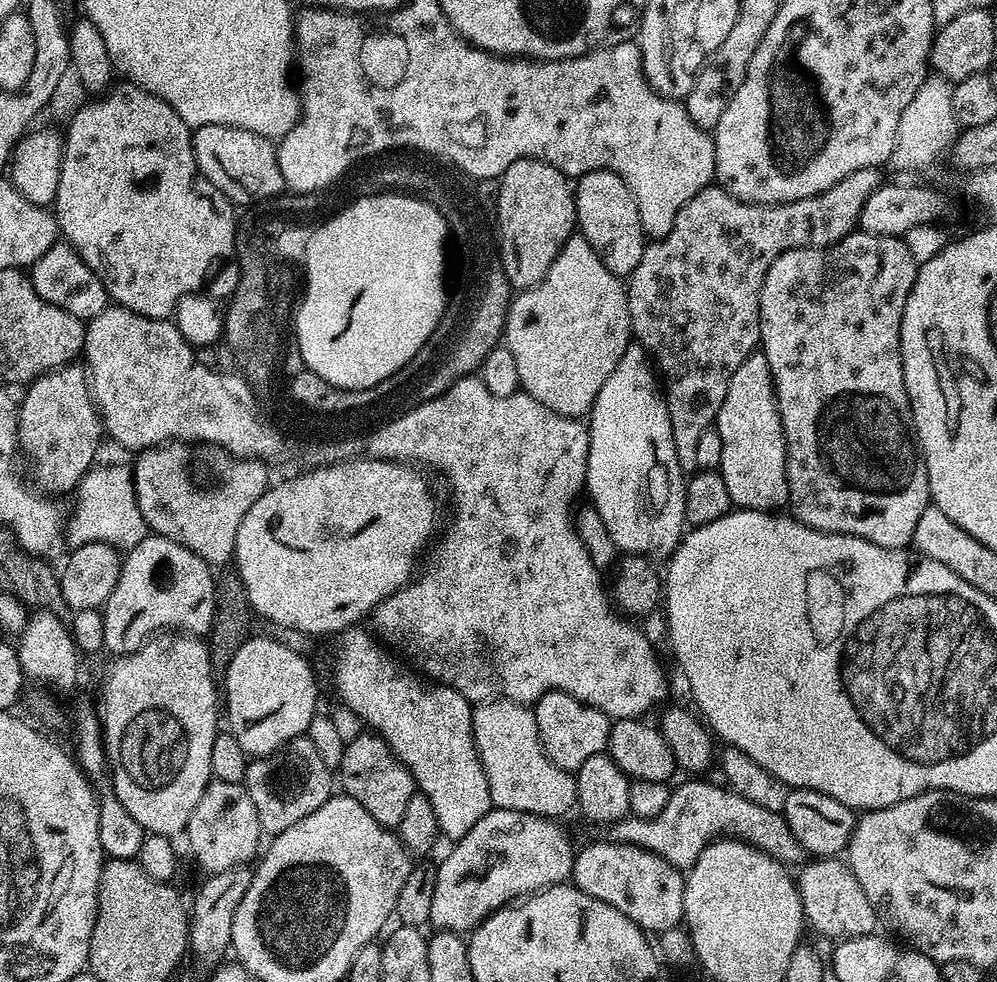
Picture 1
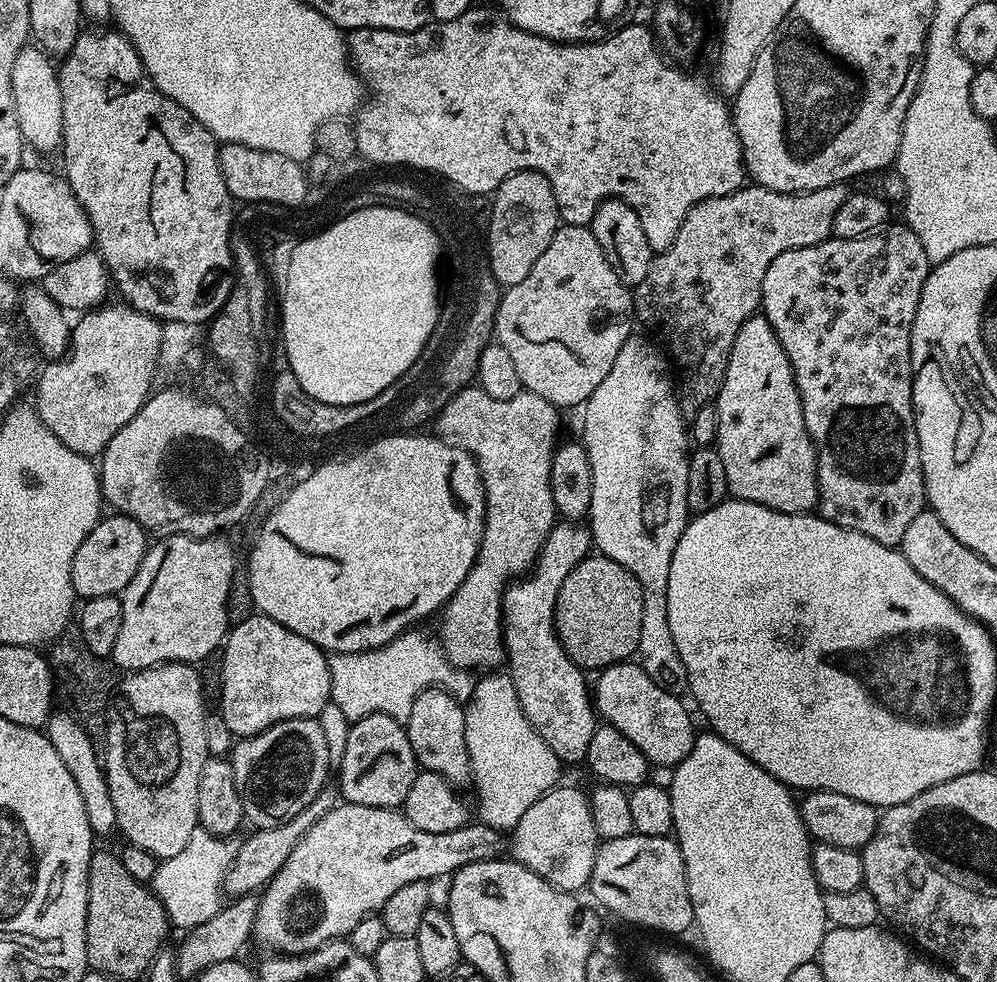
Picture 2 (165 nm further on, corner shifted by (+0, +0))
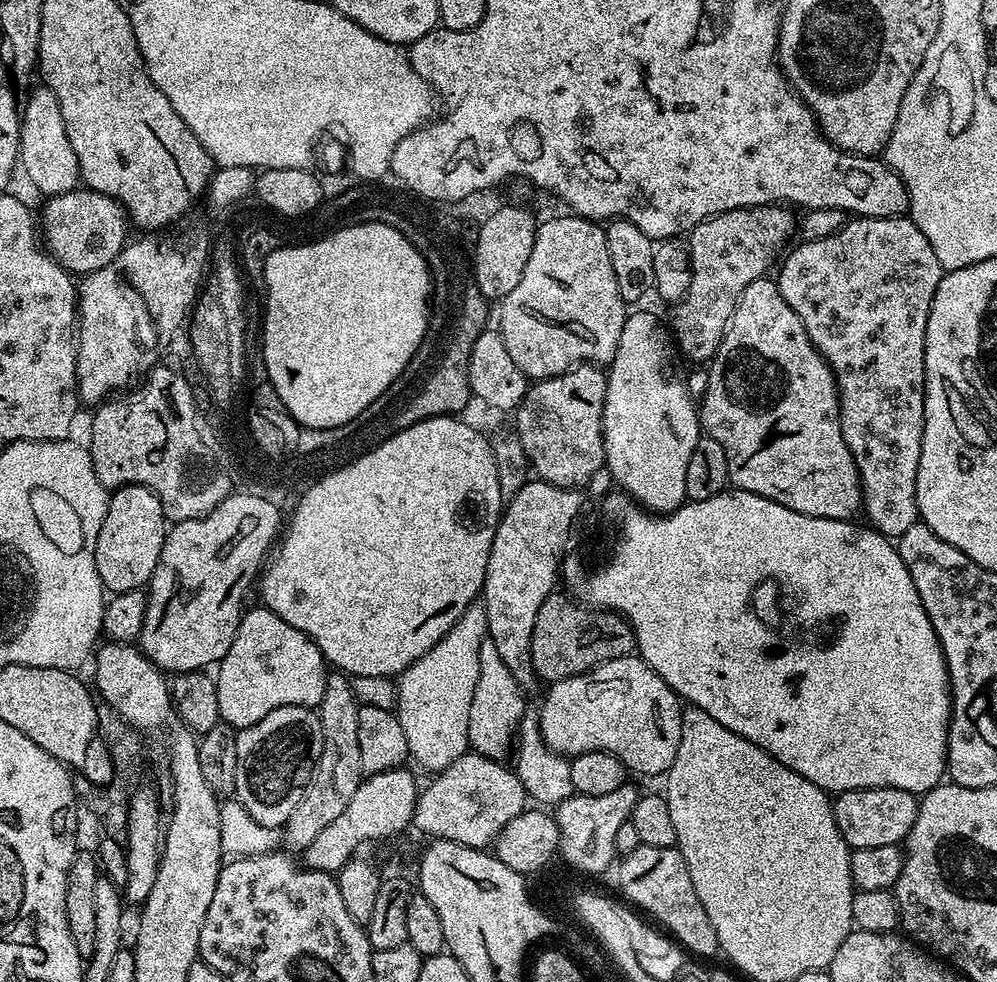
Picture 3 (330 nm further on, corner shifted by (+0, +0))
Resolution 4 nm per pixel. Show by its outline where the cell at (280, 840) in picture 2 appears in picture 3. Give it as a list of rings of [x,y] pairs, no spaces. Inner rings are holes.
[[[339,670],[329,671],[326,678],[326,690],[322,694],[322,702],[318,706],[320,725],[322,726],[322,754],[313,767],[312,777],[302,794],[302,802],[290,814],[287,824],[282,828],[282,844],[293,853],[303,853],[314,838],[318,838],[324,827],[334,818],[341,817],[346,806],[358,790],[362,777],[362,757],[358,750],[358,710],[356,695],[352,692],[352,681]]]

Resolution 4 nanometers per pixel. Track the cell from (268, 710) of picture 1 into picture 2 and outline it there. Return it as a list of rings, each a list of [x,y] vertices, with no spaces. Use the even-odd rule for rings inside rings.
[[[263,614],[248,616],[227,633],[222,645],[222,667],[222,698],[218,705],[218,714],[226,722],[226,726],[230,726],[232,735],[236,738],[256,736],[283,720],[303,716],[319,717],[322,706],[331,701],[330,670],[324,649],[302,638],[302,634],[286,630],[286,626]]]

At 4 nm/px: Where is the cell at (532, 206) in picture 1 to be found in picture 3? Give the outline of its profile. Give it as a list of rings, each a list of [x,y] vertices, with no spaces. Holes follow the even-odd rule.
[[[508,204],[485,218],[484,225],[476,236],[476,261],[470,265],[470,271],[476,277],[478,290],[482,290],[485,300],[499,302],[506,294],[510,294],[510,290],[514,290],[514,286],[518,286],[518,278],[522,278],[522,270],[526,270],[526,262],[530,262],[530,250],[534,250],[537,227],[538,220],[516,204]]]

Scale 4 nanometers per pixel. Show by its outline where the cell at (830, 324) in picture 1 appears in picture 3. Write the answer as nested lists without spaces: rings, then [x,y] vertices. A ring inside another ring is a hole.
[[[907,215],[903,216],[861,216],[859,218],[849,219],[842,226],[842,230],[838,230],[834,234],[830,234],[830,238],[822,238],[821,240],[806,240],[797,243],[797,248],[792,253],[789,251],[783,257],[782,263],[779,265],[780,276],[778,275],[778,283],[780,285],[780,293],[782,298],[786,300],[790,306],[790,310],[794,310],[794,314],[798,314],[798,318],[802,320],[802,326],[806,328],[806,334],[810,338],[810,342],[824,356],[824,360],[832,368],[832,373],[836,376],[836,386],[840,390],[840,425],[842,426],[842,438],[846,440],[846,446],[850,448],[850,454],[856,463],[856,469],[860,475],[860,486],[864,489],[864,498],[862,501],[862,512],[866,517],[867,523],[875,528],[877,532],[889,538],[898,538],[902,534],[906,534],[906,530],[910,530],[910,526],[917,523],[918,513],[916,510],[916,475],[918,474],[918,458],[922,454],[922,430],[924,429],[924,347],[926,346],[926,322],[930,318],[930,306],[934,302],[934,294],[938,290],[938,282],[942,275],[942,269],[938,258],[934,258],[934,250],[930,246],[930,242],[926,242],[926,234],[922,234],[922,230],[918,230],[918,226]]]

